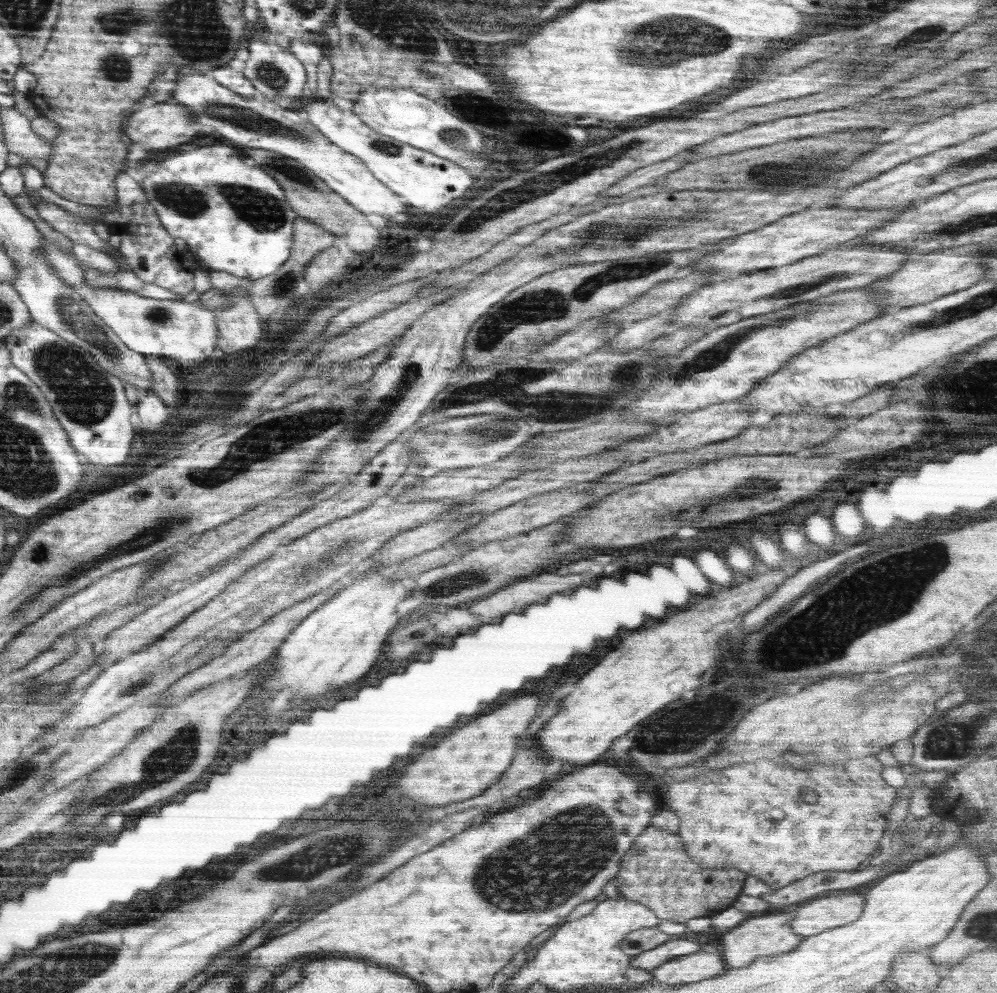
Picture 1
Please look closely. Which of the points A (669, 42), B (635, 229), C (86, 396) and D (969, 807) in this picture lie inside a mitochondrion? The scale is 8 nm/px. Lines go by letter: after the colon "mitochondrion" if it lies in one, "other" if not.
A: mitochondrion
B: mitochondrion
C: mitochondrion
D: other

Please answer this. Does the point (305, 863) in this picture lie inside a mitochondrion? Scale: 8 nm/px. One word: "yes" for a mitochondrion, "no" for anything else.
yes

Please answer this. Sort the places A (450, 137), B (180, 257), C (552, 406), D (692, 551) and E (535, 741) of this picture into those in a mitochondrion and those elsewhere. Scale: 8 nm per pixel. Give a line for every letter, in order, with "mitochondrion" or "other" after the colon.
A: mitochondrion
B: other
C: mitochondrion
D: other
E: other

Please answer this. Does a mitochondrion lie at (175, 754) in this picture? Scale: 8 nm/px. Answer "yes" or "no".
yes

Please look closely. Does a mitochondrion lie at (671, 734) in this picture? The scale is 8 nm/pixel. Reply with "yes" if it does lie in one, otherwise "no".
yes

